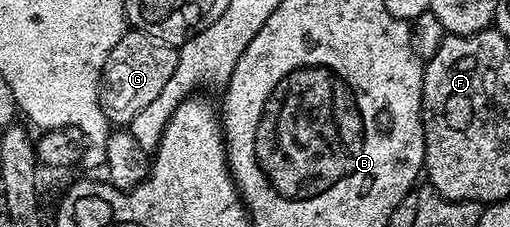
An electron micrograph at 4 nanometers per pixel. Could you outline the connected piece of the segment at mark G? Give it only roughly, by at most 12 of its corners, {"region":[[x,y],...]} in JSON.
{"region":[[125,31],[106,58],[100,109],[109,125],[162,94],[178,51]]}

